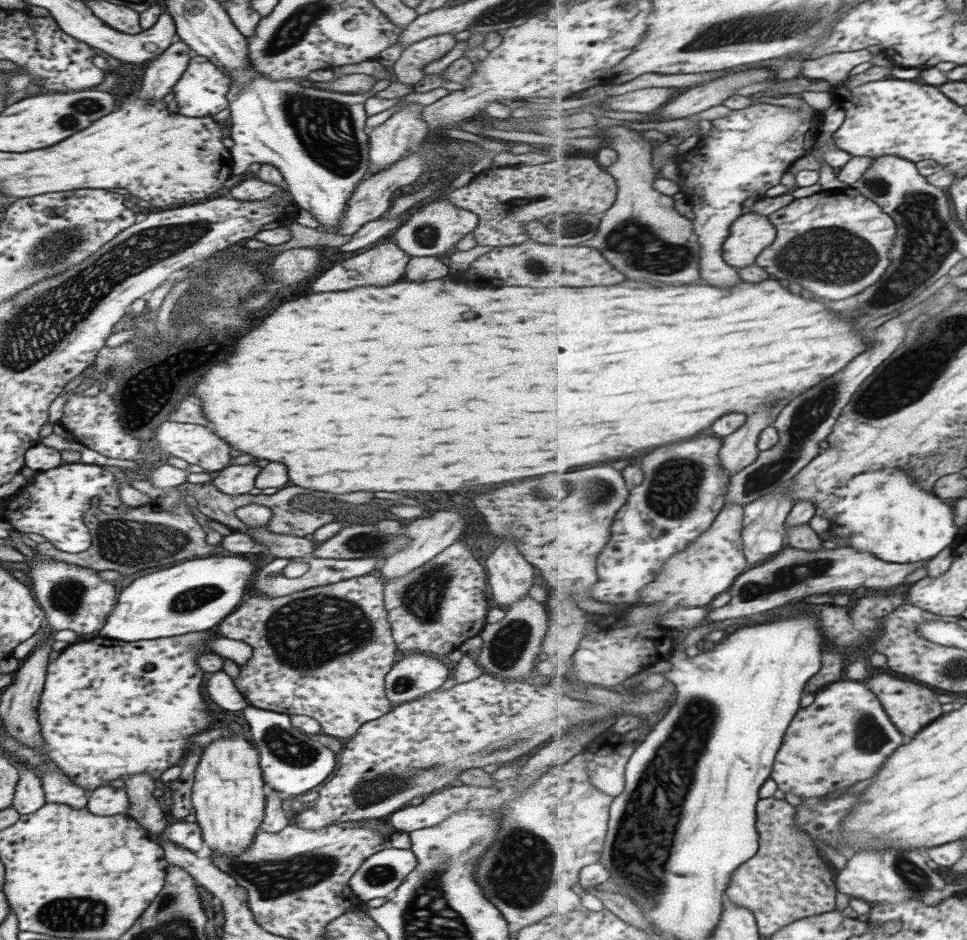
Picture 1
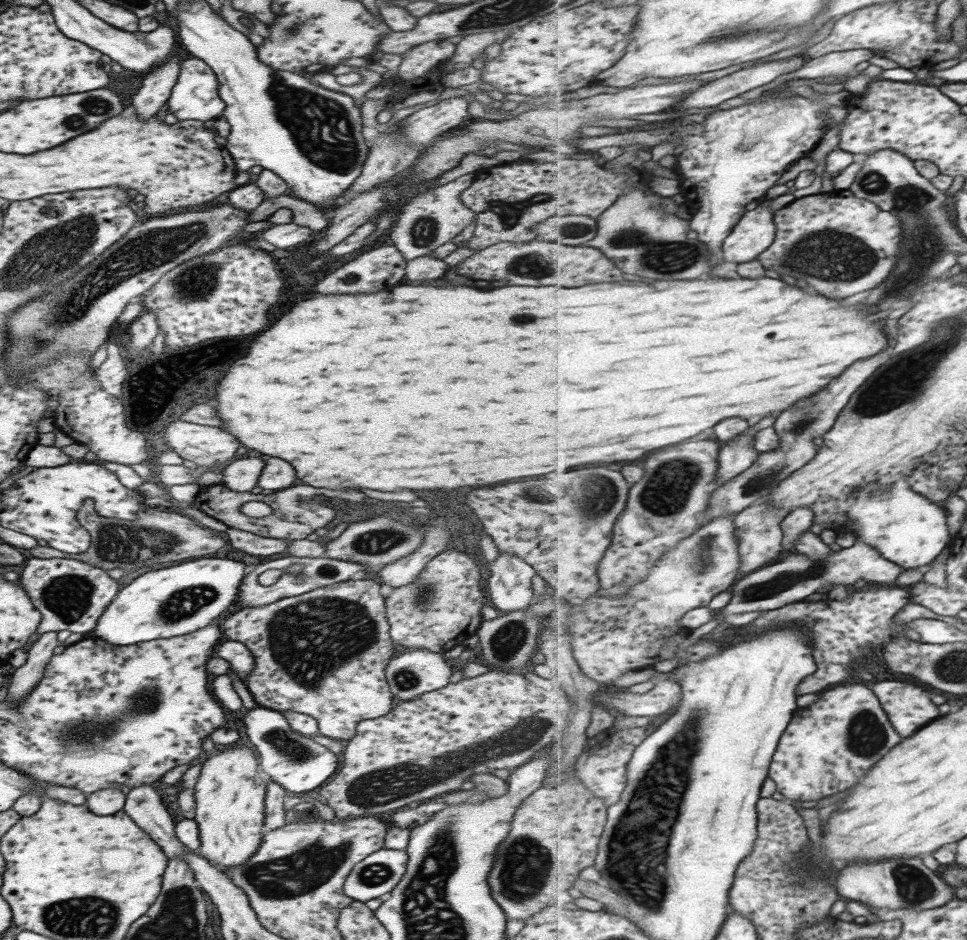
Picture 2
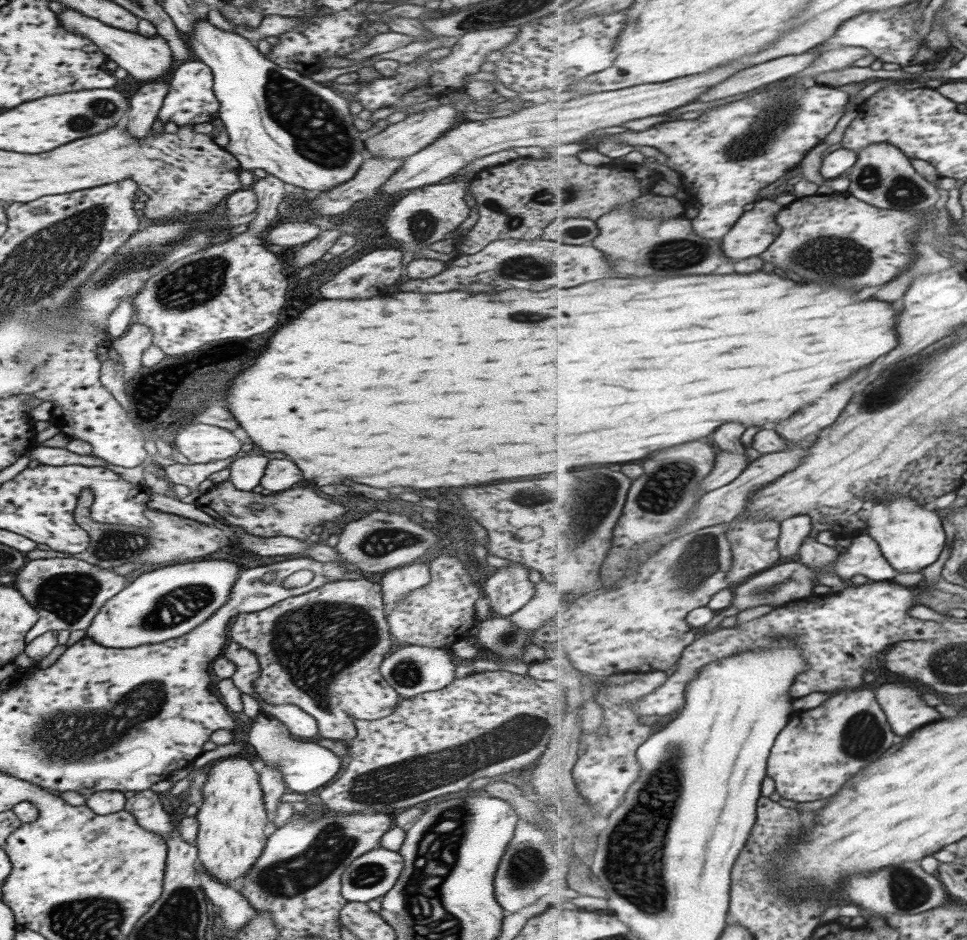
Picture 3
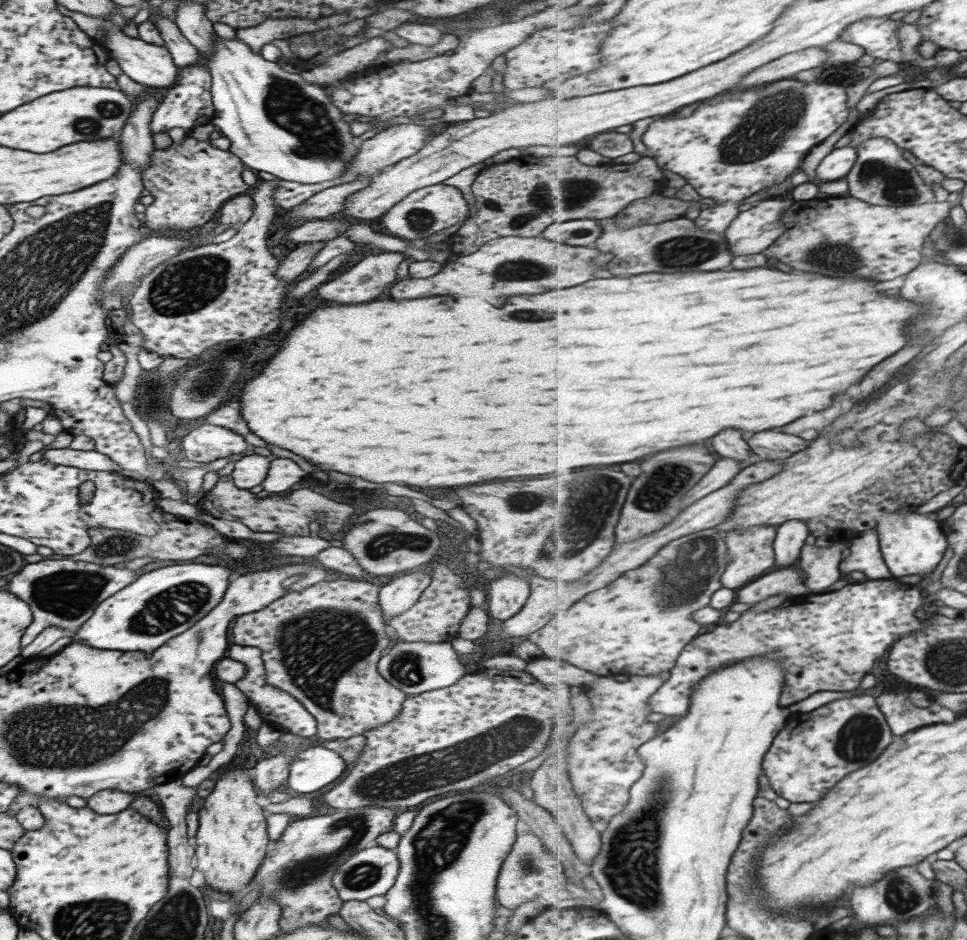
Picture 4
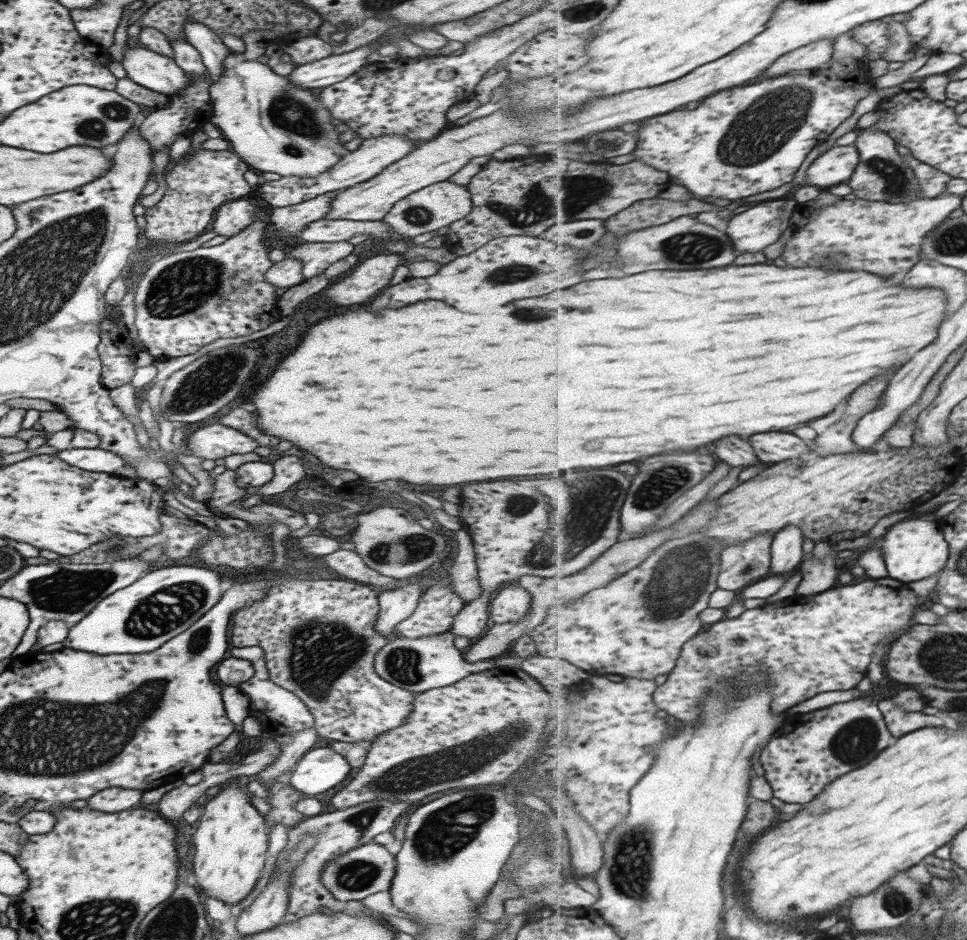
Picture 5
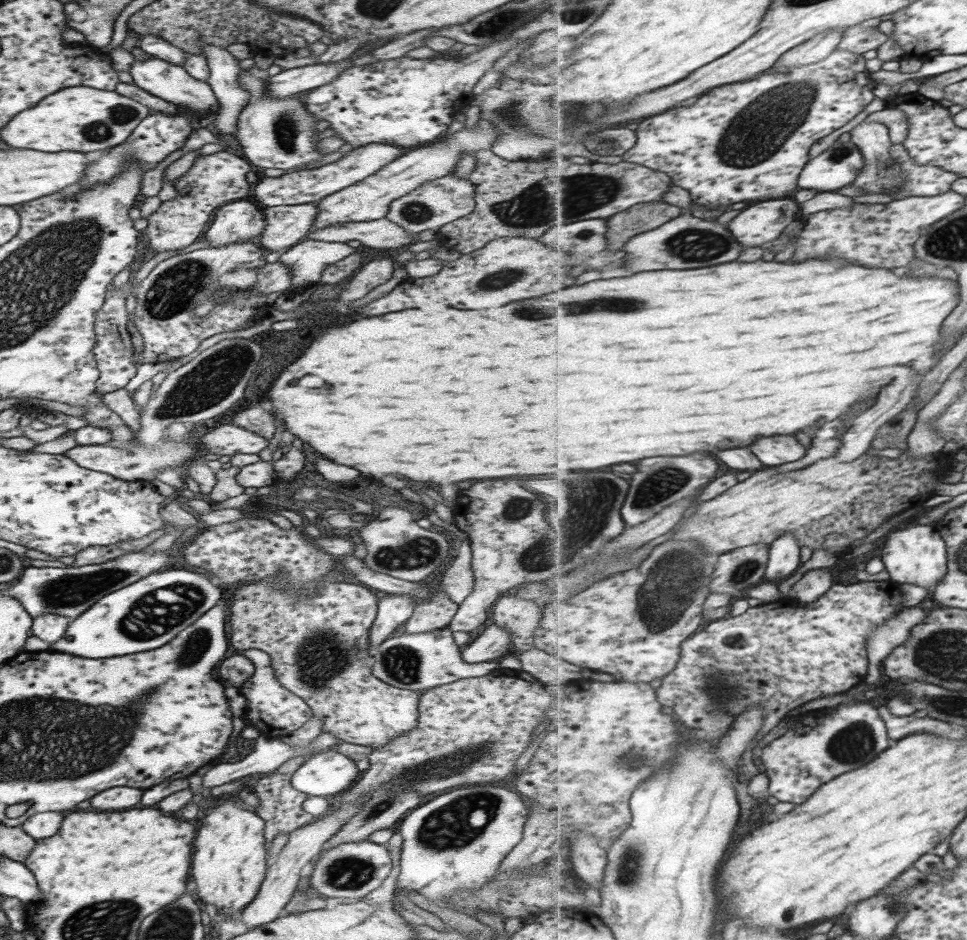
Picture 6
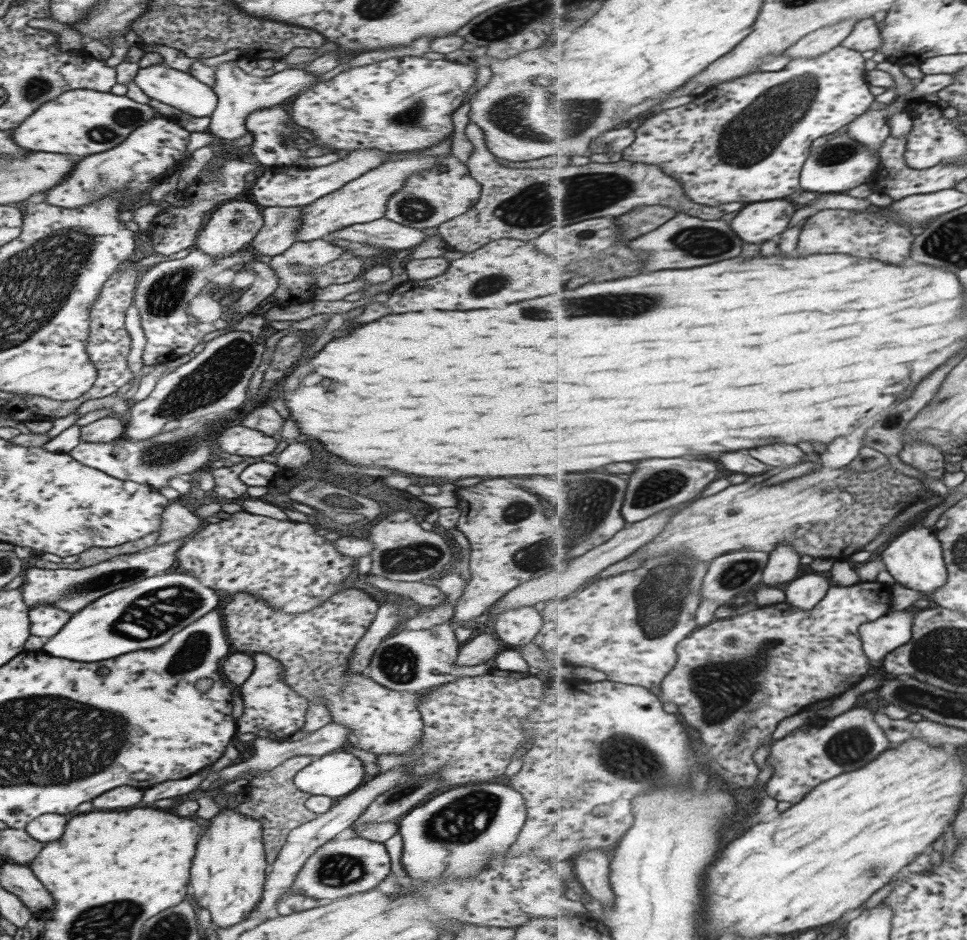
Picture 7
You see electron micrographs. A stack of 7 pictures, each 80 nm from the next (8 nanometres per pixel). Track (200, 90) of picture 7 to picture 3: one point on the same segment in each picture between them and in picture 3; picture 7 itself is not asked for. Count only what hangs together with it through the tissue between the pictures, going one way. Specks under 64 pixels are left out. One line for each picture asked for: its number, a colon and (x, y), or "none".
3: (146, 59)
4: (150, 66)
5: (156, 73)
6: (170, 82)

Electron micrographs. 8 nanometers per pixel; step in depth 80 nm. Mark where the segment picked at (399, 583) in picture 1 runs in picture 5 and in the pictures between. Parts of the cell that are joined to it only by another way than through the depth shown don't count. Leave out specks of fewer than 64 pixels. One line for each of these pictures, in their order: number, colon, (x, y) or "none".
2: (442, 608)
3: (439, 613)
4: (435, 616)
5: (436, 608)

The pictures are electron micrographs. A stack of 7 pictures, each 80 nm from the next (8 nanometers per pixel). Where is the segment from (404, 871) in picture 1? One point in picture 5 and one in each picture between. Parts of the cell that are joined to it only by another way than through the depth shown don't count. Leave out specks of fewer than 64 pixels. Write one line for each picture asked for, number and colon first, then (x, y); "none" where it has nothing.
2: (378, 872)
3: (372, 874)
4: (371, 871)
5: (362, 871)

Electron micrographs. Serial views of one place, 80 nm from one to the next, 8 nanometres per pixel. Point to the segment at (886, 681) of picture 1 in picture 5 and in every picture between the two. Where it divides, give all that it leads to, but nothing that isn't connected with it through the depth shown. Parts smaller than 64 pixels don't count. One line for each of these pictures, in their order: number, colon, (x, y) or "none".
2: (910, 707)
3: (906, 710)
4: (903, 716)
5: (900, 722)

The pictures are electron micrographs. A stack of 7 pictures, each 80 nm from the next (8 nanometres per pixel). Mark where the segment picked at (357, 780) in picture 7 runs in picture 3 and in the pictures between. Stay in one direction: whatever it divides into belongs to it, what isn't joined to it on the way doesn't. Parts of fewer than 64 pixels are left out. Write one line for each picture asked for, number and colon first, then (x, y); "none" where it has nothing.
3: (304, 766)
4: (314, 767)
5: (320, 769)
6: (328, 772)

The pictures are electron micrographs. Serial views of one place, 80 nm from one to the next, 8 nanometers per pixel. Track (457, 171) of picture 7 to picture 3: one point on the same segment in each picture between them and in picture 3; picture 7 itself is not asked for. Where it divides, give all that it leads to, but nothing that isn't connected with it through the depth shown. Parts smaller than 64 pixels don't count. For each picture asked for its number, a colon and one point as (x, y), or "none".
3: (424, 215)
4: (423, 212)
5: (439, 204)
6: (432, 204)

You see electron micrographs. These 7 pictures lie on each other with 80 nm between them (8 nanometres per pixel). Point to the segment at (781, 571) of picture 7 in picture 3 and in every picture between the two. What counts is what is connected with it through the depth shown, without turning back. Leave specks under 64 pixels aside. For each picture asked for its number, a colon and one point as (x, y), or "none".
3: (794, 532)
4: (791, 537)
5: (787, 548)
6: (785, 553)

